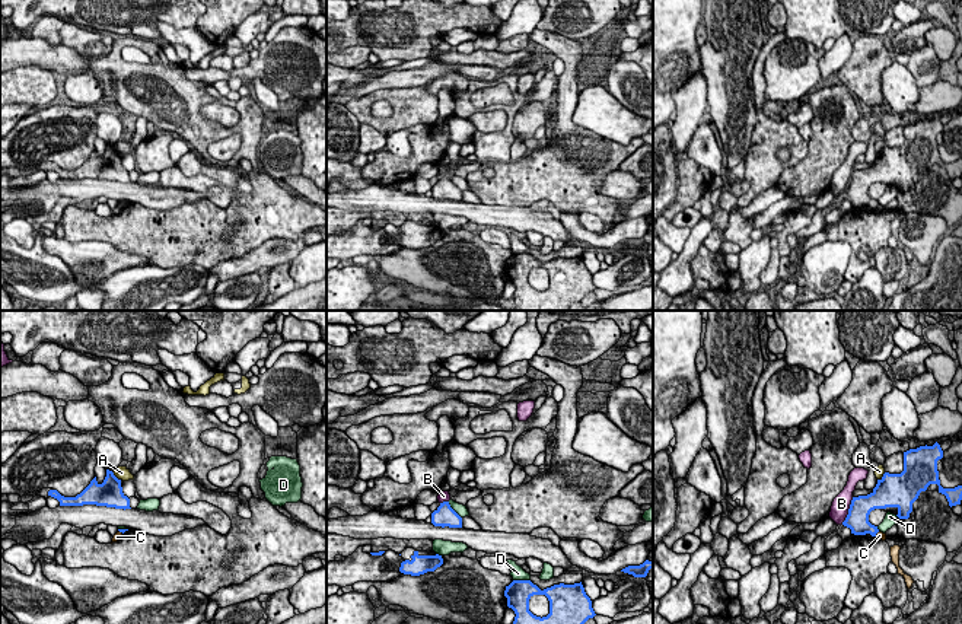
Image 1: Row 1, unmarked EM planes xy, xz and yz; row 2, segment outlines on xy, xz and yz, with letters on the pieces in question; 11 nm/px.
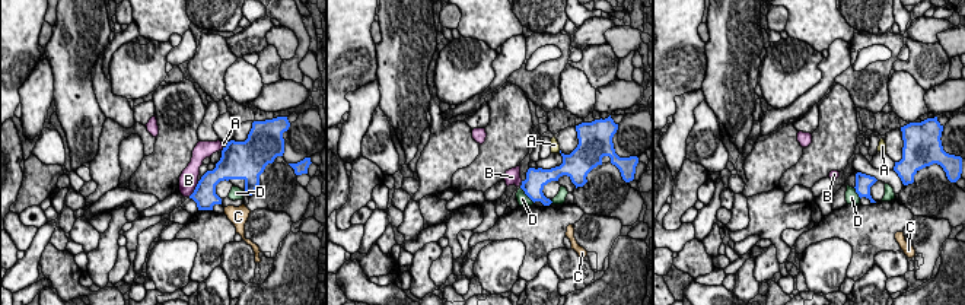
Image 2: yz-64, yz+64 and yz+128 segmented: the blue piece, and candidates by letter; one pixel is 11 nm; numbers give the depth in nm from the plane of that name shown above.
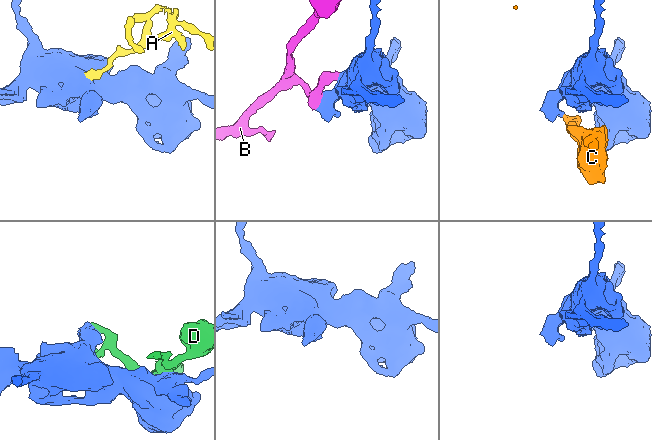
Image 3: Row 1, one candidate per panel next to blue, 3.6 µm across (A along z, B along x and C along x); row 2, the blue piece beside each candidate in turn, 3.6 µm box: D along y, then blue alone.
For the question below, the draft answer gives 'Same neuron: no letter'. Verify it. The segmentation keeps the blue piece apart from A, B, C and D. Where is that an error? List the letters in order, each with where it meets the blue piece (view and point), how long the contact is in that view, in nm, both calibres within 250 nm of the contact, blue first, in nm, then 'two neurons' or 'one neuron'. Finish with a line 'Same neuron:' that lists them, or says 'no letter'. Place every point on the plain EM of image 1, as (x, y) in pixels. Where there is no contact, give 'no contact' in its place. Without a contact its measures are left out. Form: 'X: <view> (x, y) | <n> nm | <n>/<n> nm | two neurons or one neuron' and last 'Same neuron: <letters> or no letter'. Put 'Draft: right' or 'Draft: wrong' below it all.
A: xy (114, 149) | 150 nm | 280/160 nm | two neurons
B: yz (849, 184) | 340 nm | 260/190 nm | two neurons
C: yz (876, 206) | 80 nm | 240/90 nm | two neurons
D: xz (522, 254) | 190 nm | 280/160 nm | two neurons
Same neuron: no letter
Draft: right

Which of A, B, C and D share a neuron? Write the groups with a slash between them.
A / B / C / D

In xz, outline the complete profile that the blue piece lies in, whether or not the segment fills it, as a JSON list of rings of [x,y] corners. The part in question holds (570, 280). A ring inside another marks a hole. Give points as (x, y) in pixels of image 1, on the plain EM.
[[[513,254],[506,260],[507,280],[516,287],[513,299],[519,311],[568,311],[596,287],[592,274],[580,257],[554,258],[541,264],[531,254]],[[545,268],[550,274],[550,287],[536,290],[529,284],[529,273]]]

